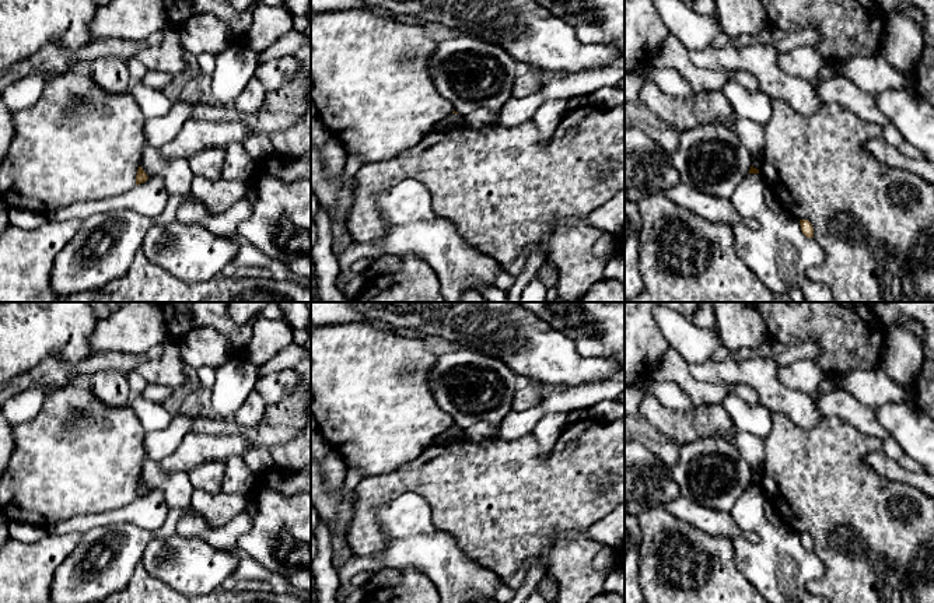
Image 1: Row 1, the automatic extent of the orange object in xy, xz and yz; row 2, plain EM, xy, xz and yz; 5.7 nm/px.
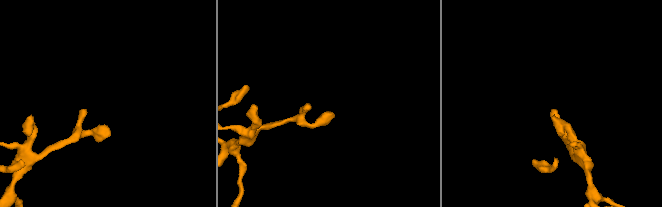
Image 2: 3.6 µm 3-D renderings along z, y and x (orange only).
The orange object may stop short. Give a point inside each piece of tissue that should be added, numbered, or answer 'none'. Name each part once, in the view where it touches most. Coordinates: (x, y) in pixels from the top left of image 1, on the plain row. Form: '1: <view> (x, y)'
none

